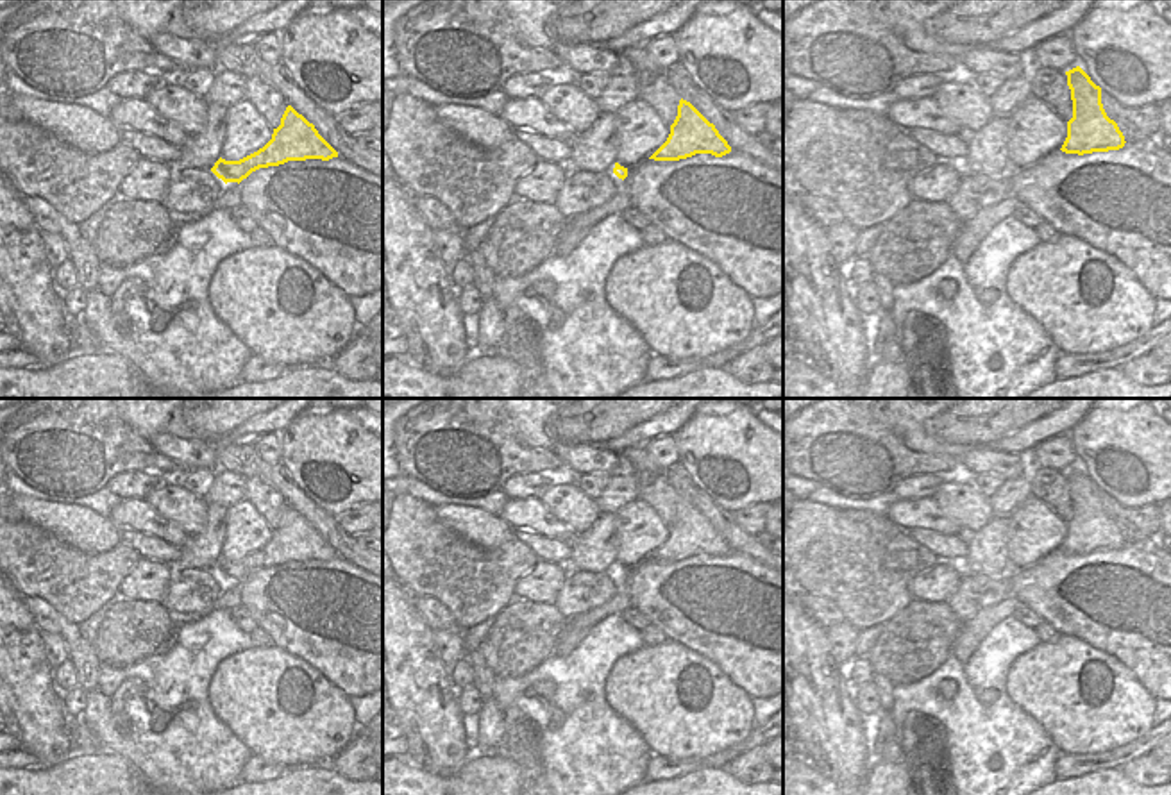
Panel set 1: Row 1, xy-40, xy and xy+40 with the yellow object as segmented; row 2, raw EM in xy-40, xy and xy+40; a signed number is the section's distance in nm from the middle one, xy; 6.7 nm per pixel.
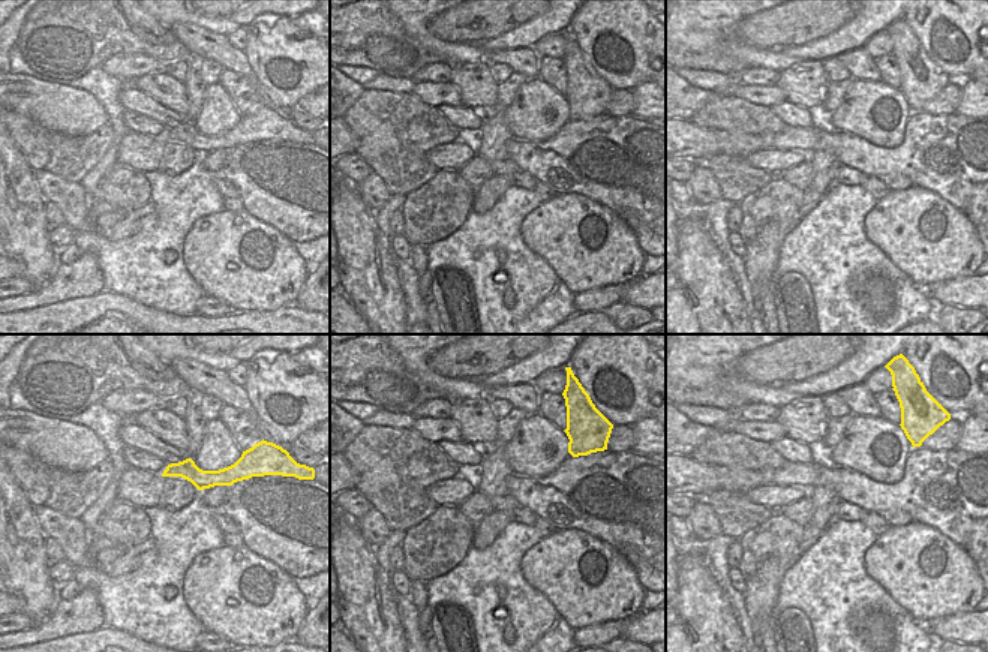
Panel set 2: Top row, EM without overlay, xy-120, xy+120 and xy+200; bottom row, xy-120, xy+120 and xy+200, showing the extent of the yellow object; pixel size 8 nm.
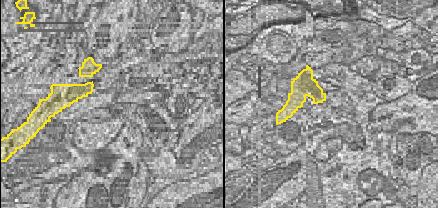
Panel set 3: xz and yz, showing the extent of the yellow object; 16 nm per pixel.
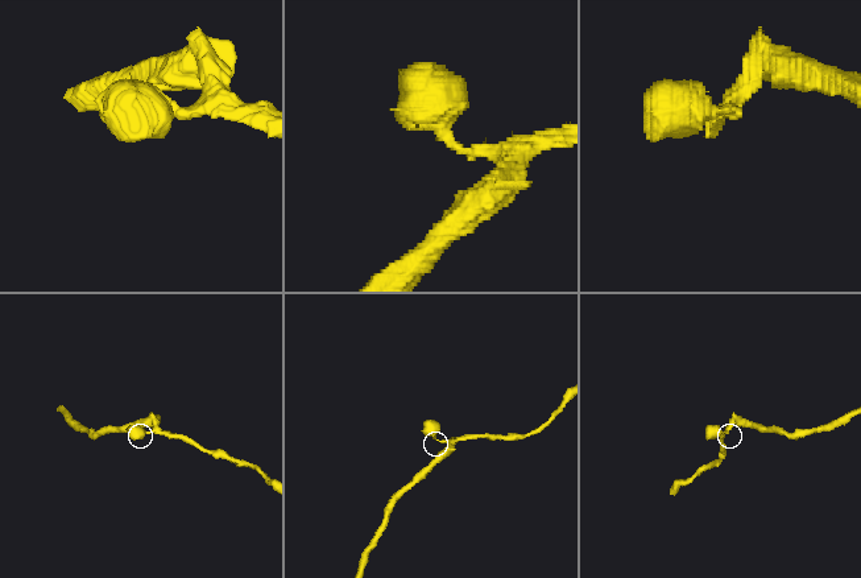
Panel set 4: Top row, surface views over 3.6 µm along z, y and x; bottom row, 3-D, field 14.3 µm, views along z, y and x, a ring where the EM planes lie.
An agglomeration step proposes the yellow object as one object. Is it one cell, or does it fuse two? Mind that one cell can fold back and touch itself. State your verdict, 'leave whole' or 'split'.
split

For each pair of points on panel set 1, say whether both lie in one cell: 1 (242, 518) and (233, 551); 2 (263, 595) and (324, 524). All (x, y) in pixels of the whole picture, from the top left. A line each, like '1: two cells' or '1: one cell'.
1: one cell
2: two cells

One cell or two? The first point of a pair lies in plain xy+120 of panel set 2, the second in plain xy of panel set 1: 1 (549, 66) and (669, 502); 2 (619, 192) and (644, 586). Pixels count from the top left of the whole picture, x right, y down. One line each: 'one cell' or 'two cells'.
1: one cell
2: one cell

